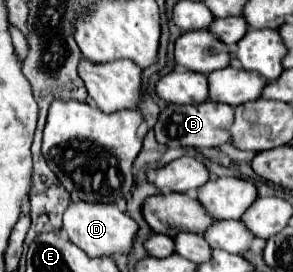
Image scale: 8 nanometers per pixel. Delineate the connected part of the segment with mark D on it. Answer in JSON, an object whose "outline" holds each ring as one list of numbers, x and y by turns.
{"outline":[[70,202,68,210,64,212,62,232,80,246,88,256,112,256,114,252,128,254,132,248,134,234,138,224,118,210,116,204,92,204,92,202]]}

